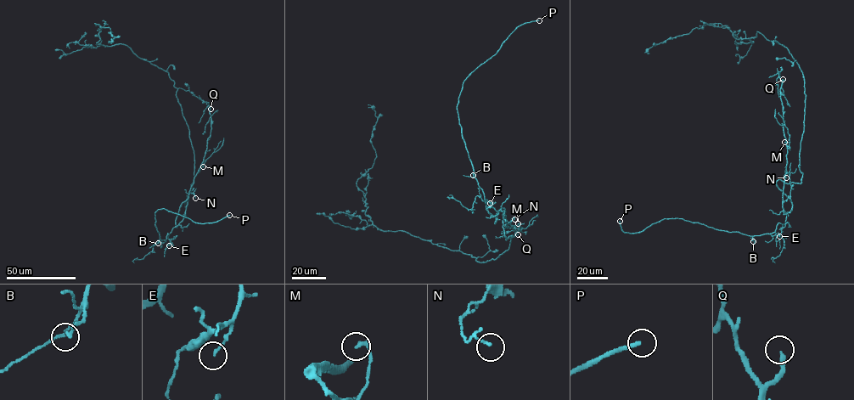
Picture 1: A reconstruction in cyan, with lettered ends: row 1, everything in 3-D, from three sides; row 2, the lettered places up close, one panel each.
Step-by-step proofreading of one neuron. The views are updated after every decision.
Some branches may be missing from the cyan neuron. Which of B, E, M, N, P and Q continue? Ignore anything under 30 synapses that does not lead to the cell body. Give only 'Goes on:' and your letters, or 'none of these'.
Goes on: P, Q

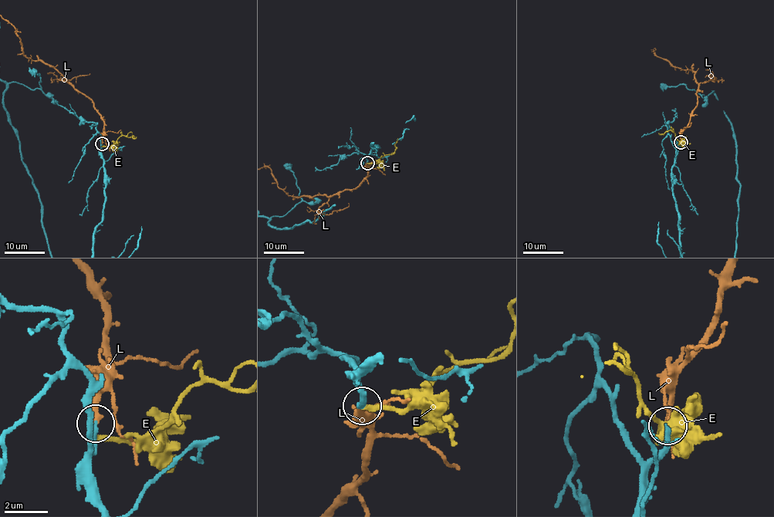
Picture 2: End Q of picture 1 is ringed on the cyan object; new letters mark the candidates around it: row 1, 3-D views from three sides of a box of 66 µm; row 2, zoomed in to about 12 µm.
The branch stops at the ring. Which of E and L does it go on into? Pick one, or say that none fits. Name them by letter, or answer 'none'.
L

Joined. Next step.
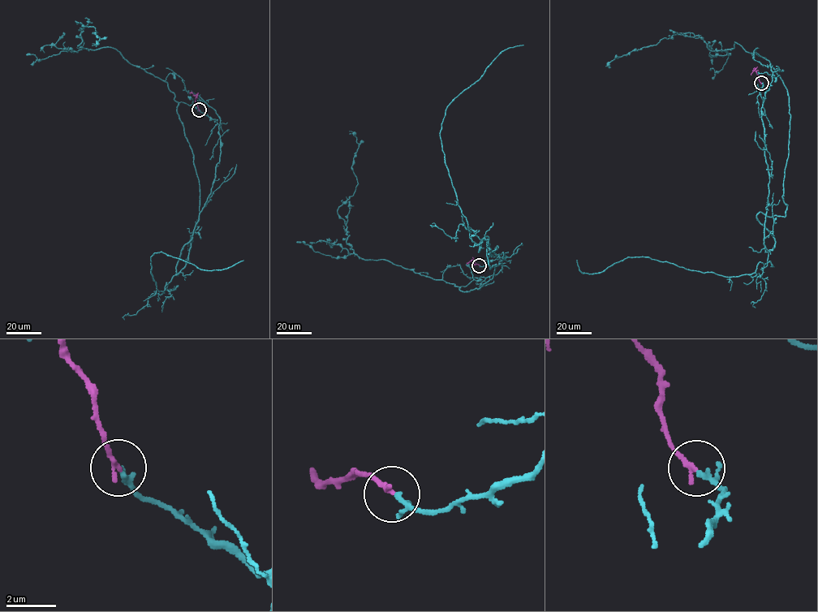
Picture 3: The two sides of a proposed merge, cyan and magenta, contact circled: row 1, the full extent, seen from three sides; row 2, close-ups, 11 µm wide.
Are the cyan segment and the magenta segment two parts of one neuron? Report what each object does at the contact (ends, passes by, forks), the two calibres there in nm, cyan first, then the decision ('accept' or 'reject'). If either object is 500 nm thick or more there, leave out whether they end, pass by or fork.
cyan passes by | magenta ends | 150/240 nm | accept

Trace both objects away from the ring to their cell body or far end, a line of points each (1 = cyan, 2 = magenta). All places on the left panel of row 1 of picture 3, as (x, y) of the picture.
1: (200, 109), (218, 125), (214, 183), (187, 264), (164, 292), (151, 272), (161, 251), (210, 270), (243, 260)
2: (199, 109), (195, 101), (197, 95), (195, 99)

